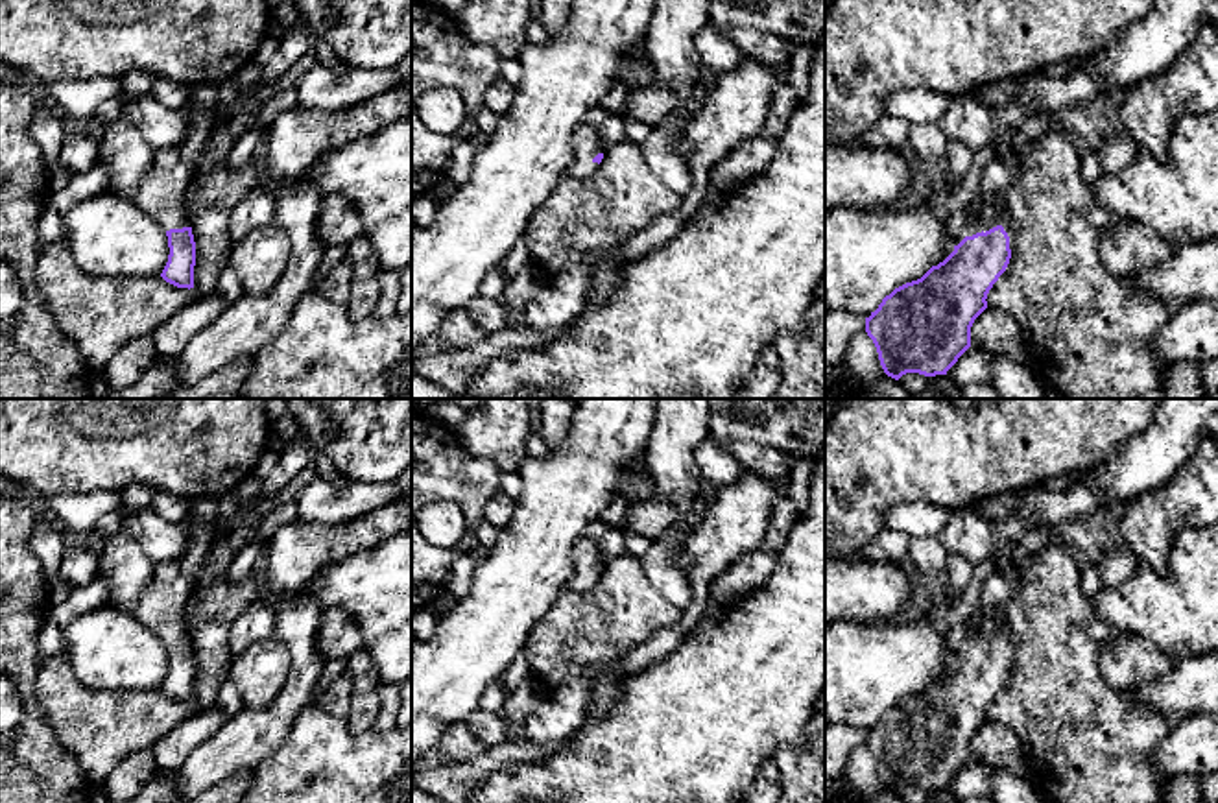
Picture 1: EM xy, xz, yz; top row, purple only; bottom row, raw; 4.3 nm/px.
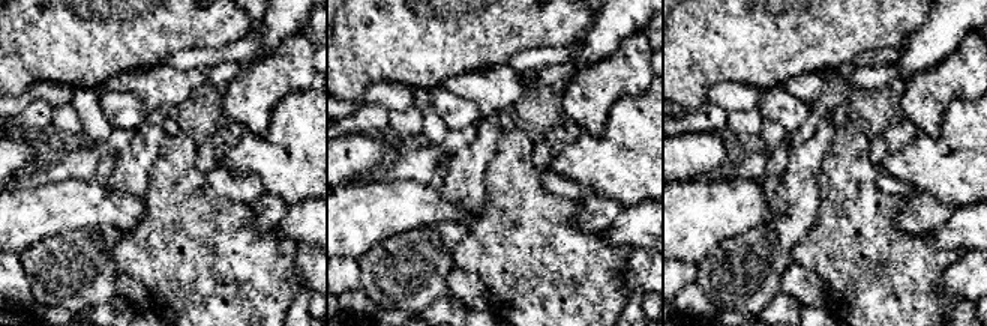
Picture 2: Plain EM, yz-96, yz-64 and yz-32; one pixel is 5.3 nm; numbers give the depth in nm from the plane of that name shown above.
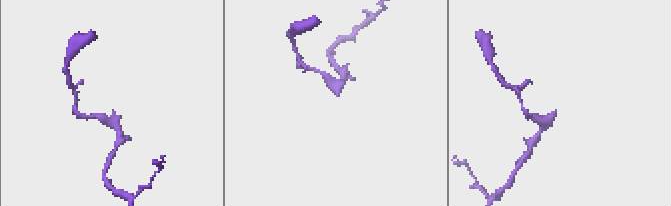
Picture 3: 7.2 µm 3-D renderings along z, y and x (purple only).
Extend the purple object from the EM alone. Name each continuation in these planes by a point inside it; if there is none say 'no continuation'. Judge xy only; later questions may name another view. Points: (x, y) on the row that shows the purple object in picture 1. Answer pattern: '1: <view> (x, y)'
1: xy (161, 196)

